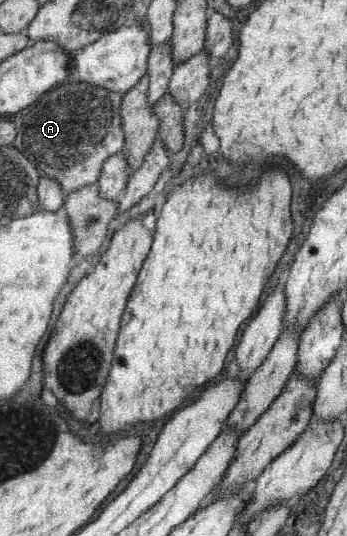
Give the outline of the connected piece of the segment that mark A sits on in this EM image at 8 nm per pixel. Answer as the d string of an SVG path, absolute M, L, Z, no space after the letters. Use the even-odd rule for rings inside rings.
M67 81L43 93L28 110L20 112L17 130L16 148L36 164L43 176L54 178L60 182L64 192L73 193L84 186L97 184L108 158L125 150L127 135L123 126L123 96L108 88Z

